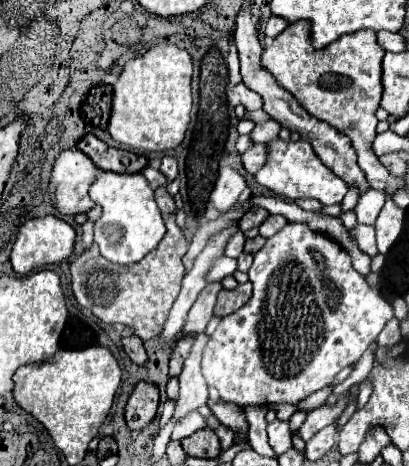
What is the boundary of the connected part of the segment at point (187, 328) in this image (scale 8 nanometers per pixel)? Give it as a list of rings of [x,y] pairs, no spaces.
[[[210,282],[206,284],[206,288],[200,292],[198,300],[194,302],[194,306],[188,312],[186,324],[184,324],[184,332],[186,334],[200,334],[206,330],[212,314],[214,314],[214,306],[216,306],[216,296],[222,290],[222,282]]]

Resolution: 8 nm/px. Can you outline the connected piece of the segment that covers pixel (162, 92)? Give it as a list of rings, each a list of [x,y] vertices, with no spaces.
[[[158,42],[144,56],[130,60],[114,86],[114,108],[108,124],[112,138],[136,152],[166,152],[180,146],[192,110],[192,72],[190,52],[168,42]]]

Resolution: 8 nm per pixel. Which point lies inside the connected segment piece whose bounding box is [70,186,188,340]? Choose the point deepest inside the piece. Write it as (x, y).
(140, 295)

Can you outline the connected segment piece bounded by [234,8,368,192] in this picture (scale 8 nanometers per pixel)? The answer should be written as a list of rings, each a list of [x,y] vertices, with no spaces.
[[[242,8],[240,14],[238,14],[238,26],[236,26],[236,48],[238,48],[238,54],[240,54],[240,74],[242,74],[242,82],[258,92],[264,100],[264,110],[274,118],[278,120],[282,126],[286,126],[290,132],[296,132],[300,134],[302,140],[308,140],[314,148],[314,152],[320,156],[320,160],[332,168],[332,172],[340,178],[344,178],[348,182],[348,186],[358,186],[360,192],[364,192],[368,188],[368,182],[364,180],[364,172],[360,170],[358,162],[356,162],[356,152],[352,148],[352,142],[346,134],[338,132],[336,128],[332,128],[330,124],[324,124],[320,120],[316,120],[314,116],[308,116],[308,112],[304,112],[304,108],[300,108],[298,100],[284,92],[284,88],[280,88],[280,84],[276,84],[276,80],[272,80],[272,74],[260,64],[260,56],[262,56],[262,44],[258,40],[258,32],[256,32],[256,26],[252,24],[252,14],[248,8]]]

